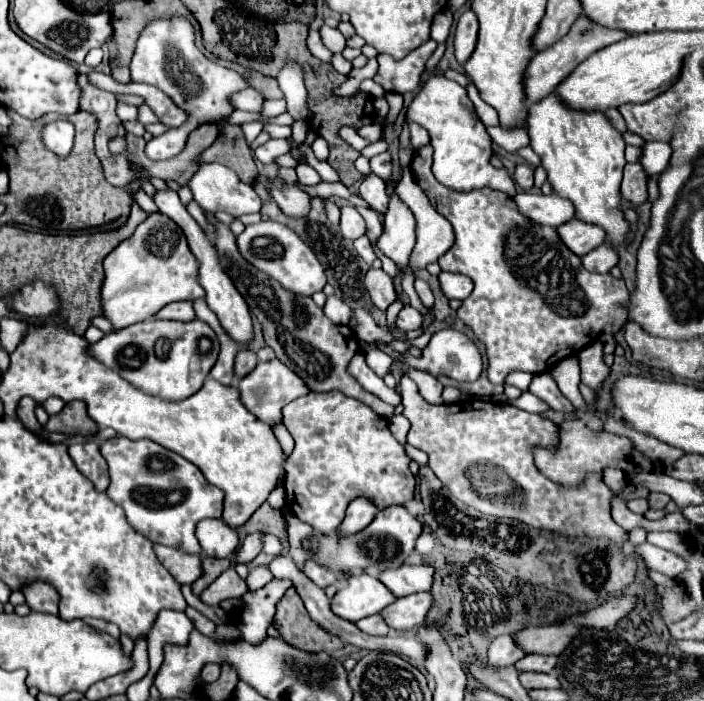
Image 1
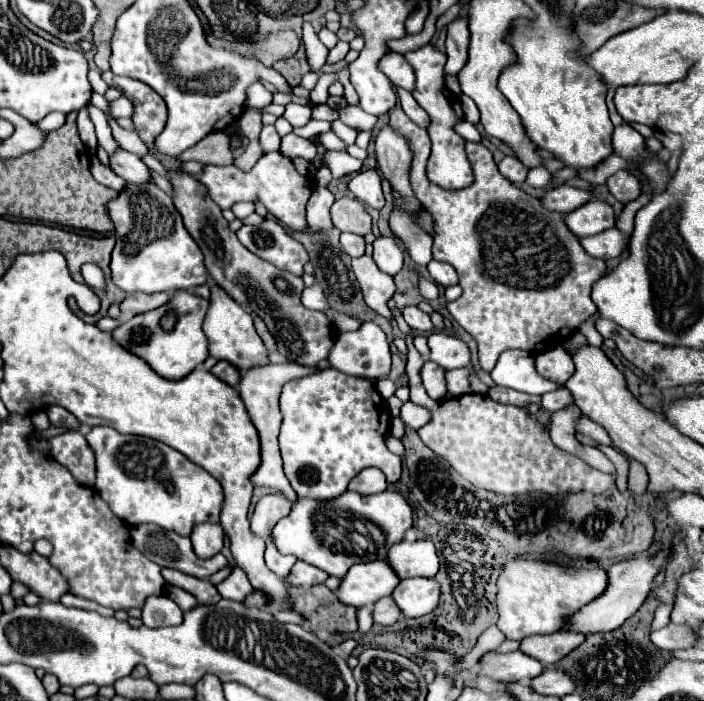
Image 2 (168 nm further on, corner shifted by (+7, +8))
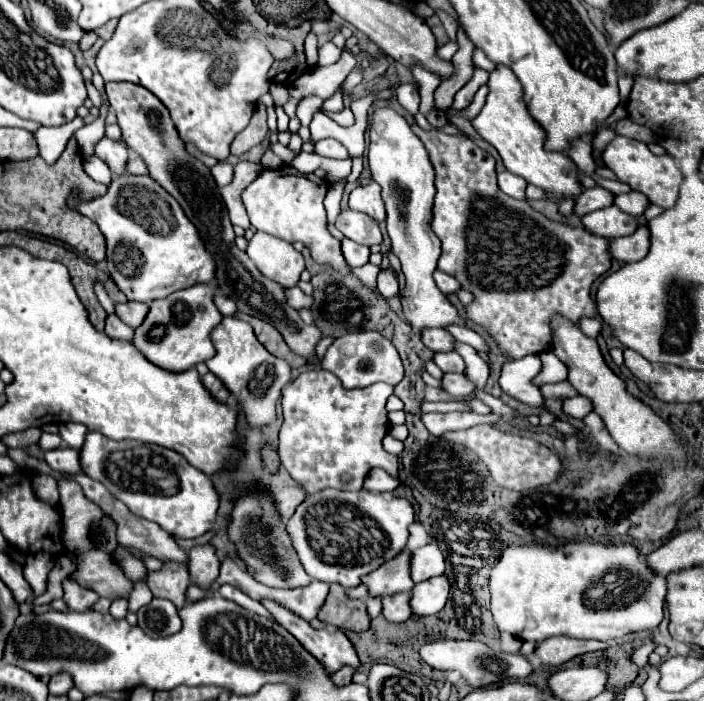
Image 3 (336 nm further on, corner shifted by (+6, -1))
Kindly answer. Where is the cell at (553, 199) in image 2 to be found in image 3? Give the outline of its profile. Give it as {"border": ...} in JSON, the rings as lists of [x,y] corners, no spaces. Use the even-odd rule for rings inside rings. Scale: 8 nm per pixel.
{"border":[[[595,186],[595,188],[589,188],[589,190],[583,190],[581,196],[575,200],[575,214],[577,216],[585,216],[593,210],[599,210],[599,208],[607,208],[613,204],[613,194],[601,186]]]}

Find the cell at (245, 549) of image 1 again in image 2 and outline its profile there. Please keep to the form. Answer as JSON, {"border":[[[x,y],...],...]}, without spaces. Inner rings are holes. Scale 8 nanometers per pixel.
{"border":[[[282,495],[262,497],[250,519],[252,533],[258,537],[266,537],[272,531],[272,527],[290,513],[290,507],[292,507],[292,503],[288,499],[284,499]]]}

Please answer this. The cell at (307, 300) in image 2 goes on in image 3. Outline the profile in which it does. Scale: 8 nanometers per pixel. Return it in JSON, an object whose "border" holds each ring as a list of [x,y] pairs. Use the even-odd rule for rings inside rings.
{"border":[[[285,288],[285,298],[287,298],[287,304],[295,310],[301,310],[301,308],[309,308],[311,302],[313,302],[313,296],[307,296],[301,292],[301,288]]]}

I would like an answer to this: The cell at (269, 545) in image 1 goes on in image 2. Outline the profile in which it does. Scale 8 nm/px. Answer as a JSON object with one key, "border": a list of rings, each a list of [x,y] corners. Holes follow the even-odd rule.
{"border":[[[346,491],[338,499],[332,501],[314,501],[314,499],[298,499],[292,507],[292,511],[280,519],[272,529],[272,543],[278,547],[280,553],[292,553],[300,561],[306,561],[310,565],[320,567],[328,575],[344,577],[346,571],[356,563],[368,563],[368,561],[380,561],[386,559],[388,549],[404,539],[404,533],[412,527],[412,509],[406,503],[406,499],[396,491],[382,491],[378,495],[358,495]]]}

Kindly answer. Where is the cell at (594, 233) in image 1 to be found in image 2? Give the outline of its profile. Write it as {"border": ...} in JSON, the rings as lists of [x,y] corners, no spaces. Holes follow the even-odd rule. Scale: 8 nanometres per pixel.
{"border":[[[590,199],[582,207],[578,207],[576,211],[568,213],[564,217],[564,221],[566,221],[568,229],[574,235],[578,235],[578,239],[602,233],[602,231],[612,229],[616,225],[612,207],[602,203],[602,201],[598,201],[598,199]]]}

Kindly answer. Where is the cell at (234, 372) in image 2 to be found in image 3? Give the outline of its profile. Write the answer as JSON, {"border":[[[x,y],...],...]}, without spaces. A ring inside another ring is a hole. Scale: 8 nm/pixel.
{"border":[[[207,372],[205,376],[201,376],[201,382],[203,382],[203,386],[207,388],[207,392],[209,392],[217,402],[227,402],[227,400],[229,400],[229,390],[223,386],[223,382],[221,382],[215,374]]]}

